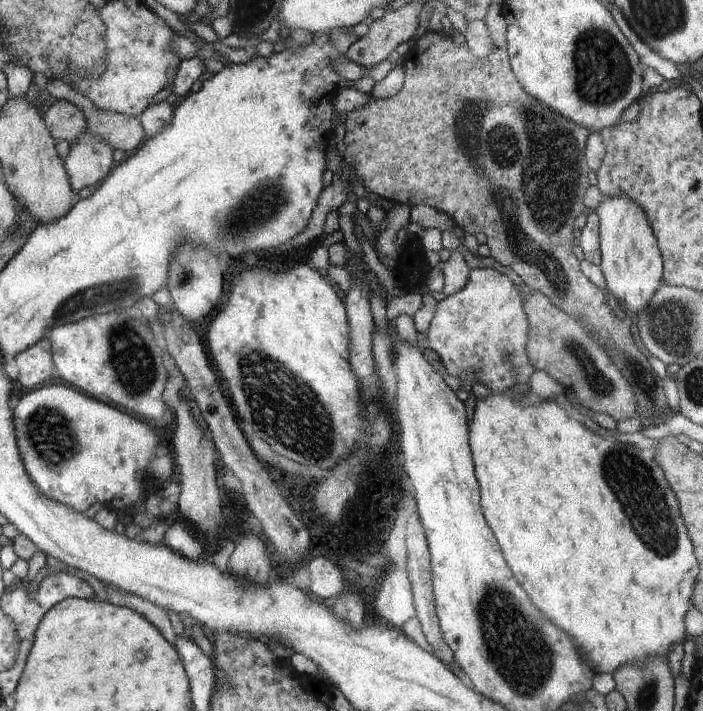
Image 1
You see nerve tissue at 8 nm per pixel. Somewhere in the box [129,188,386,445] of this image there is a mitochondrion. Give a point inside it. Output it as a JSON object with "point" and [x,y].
{"point":[185,273]}

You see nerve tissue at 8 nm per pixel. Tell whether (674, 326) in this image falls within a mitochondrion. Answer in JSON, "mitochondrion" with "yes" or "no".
{"mitochondrion":"yes"}

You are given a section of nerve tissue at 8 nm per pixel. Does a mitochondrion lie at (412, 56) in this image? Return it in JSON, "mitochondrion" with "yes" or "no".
{"mitochondrion":"no"}

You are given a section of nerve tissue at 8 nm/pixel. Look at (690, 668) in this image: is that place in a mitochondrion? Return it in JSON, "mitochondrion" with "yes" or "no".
{"mitochondrion":"no"}

